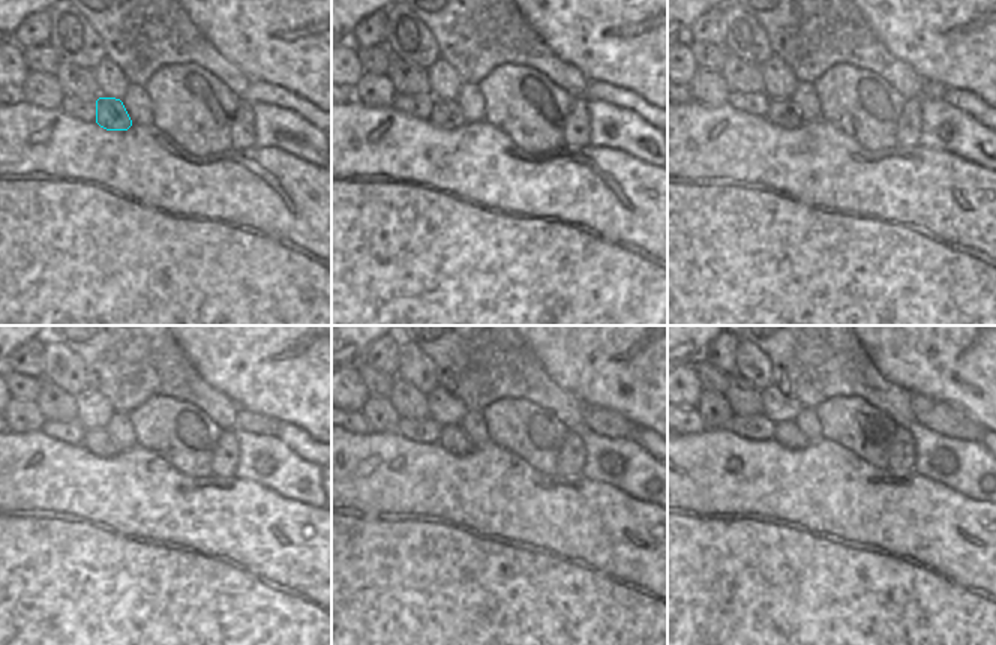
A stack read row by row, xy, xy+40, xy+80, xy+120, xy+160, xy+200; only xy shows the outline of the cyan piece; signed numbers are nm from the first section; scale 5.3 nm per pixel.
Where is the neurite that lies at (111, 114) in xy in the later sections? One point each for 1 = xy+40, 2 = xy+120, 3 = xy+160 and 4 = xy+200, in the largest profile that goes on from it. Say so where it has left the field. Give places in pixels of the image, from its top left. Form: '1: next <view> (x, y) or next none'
1: next xy+40 (446, 114)
2: next xy+120 (98, 443)
3: next xy+160 (452, 438)
4: next xy+200 (786, 434)

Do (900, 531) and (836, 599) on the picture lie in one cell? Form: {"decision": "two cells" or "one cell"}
{"decision": "one cell"}

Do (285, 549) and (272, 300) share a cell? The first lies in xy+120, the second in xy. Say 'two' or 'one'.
one

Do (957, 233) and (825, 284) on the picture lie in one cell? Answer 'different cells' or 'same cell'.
same cell

